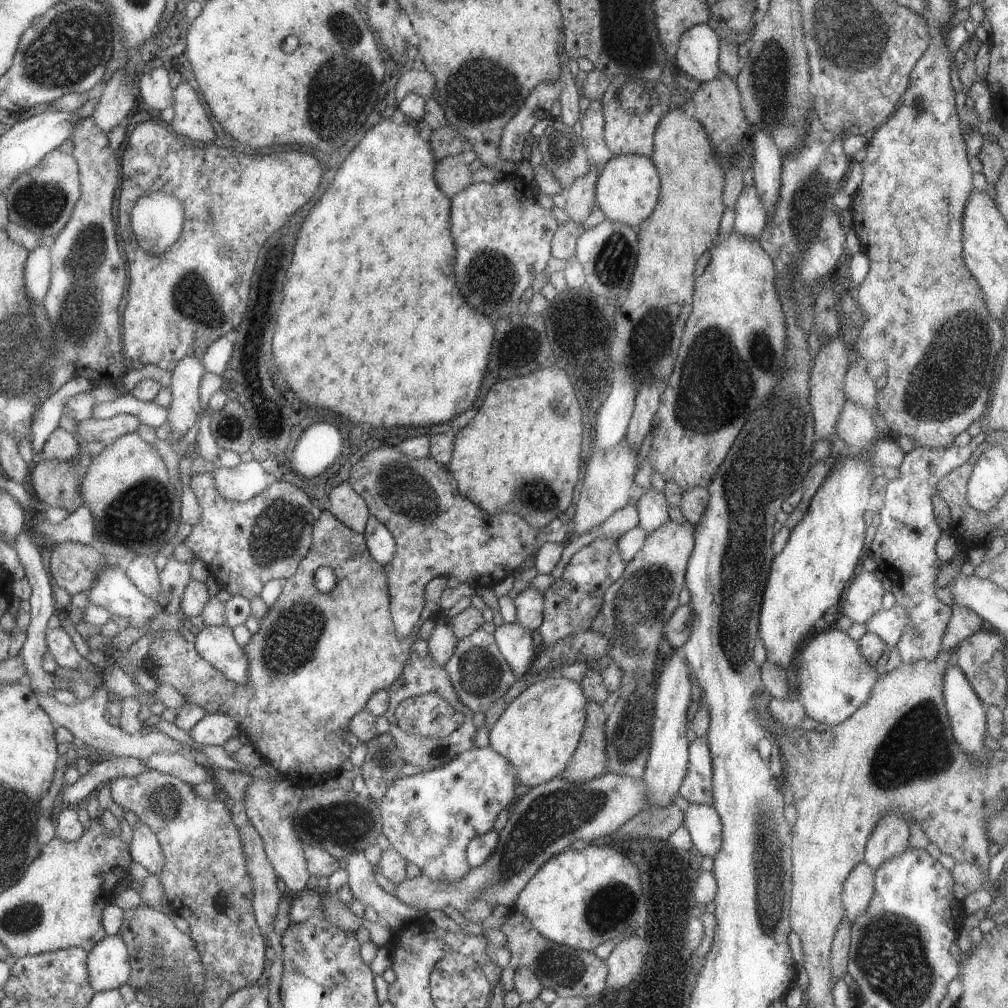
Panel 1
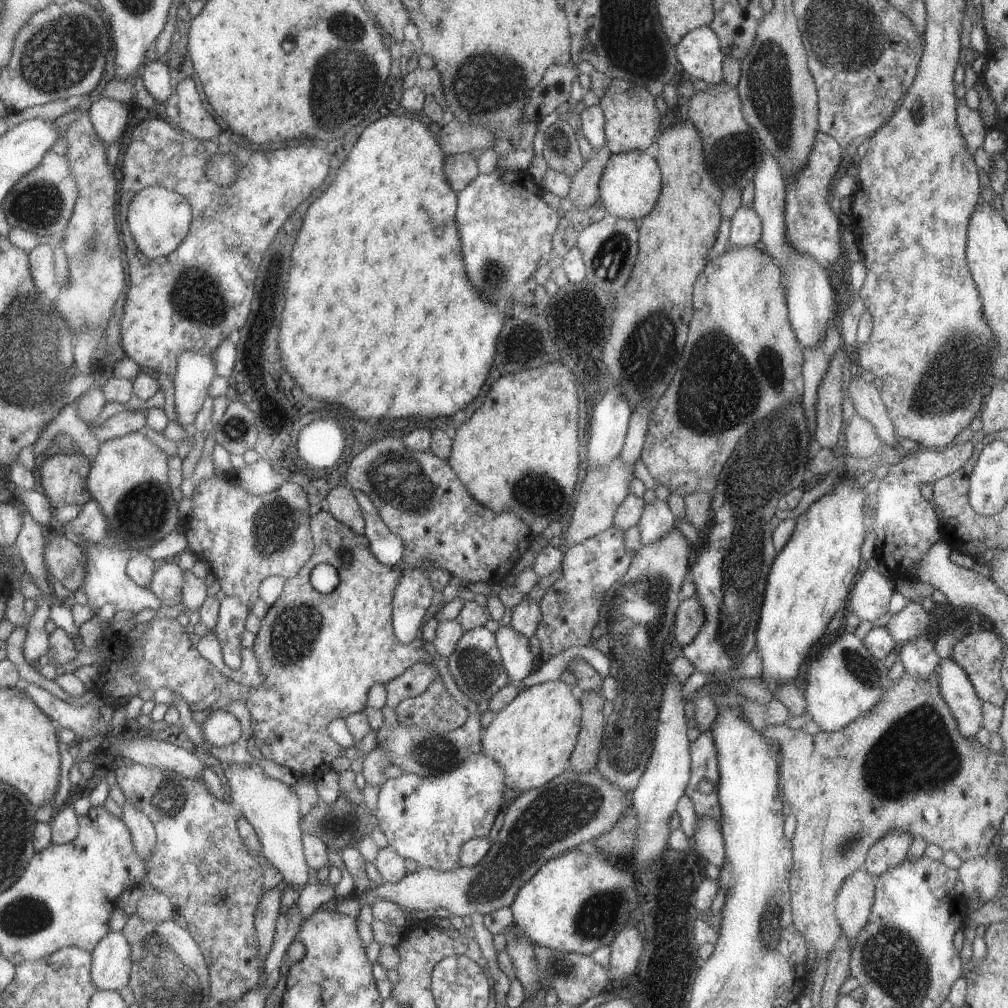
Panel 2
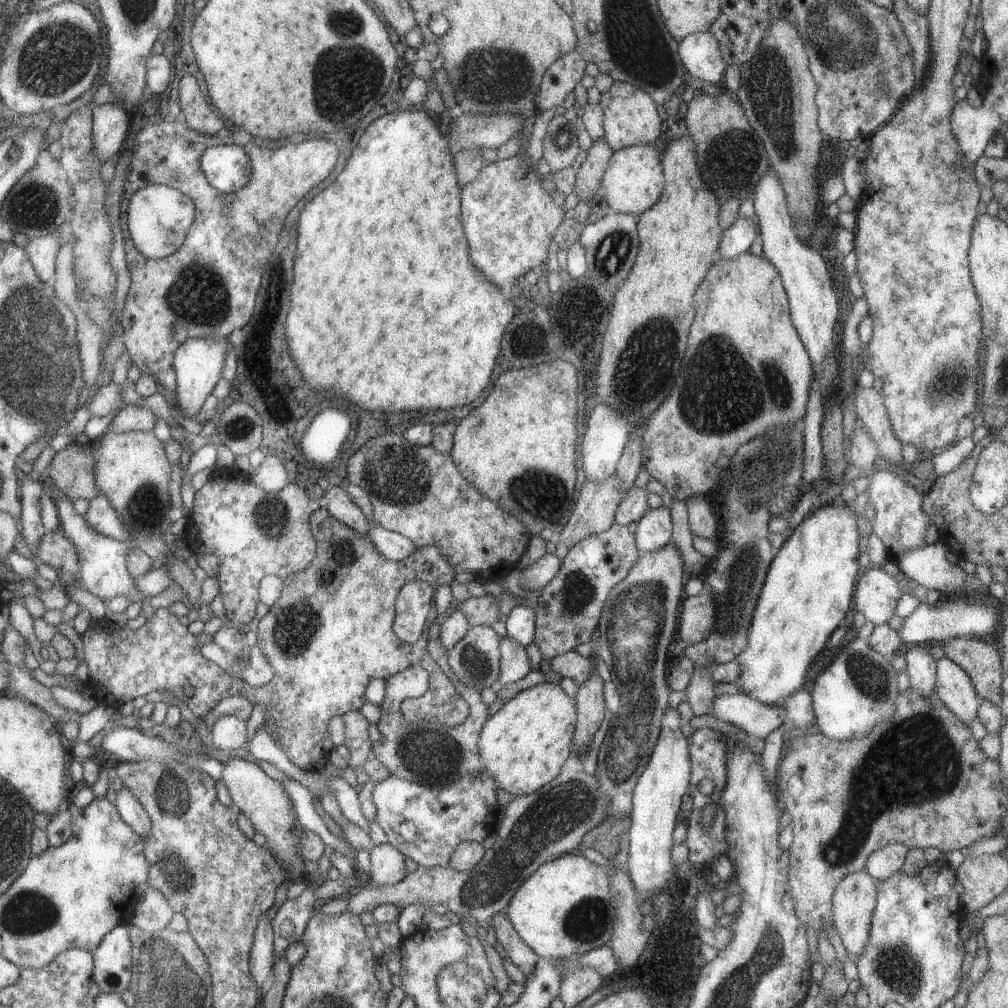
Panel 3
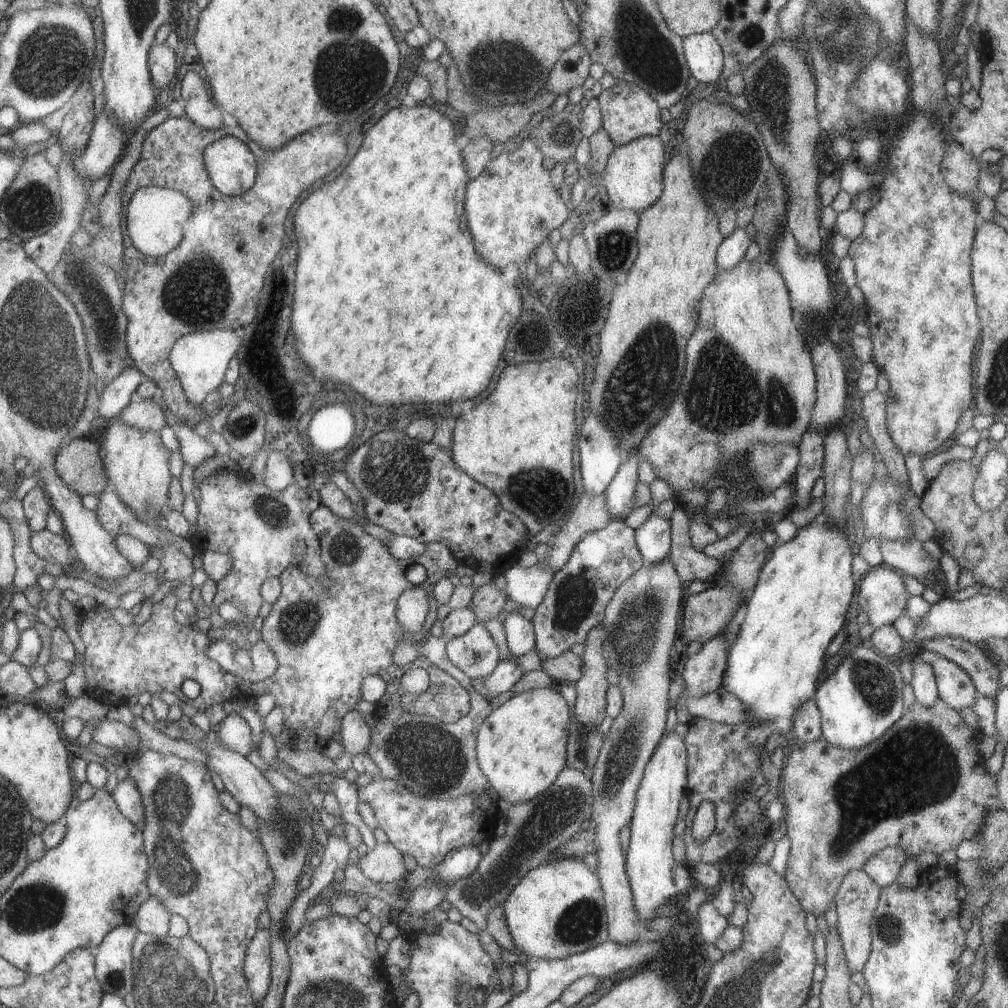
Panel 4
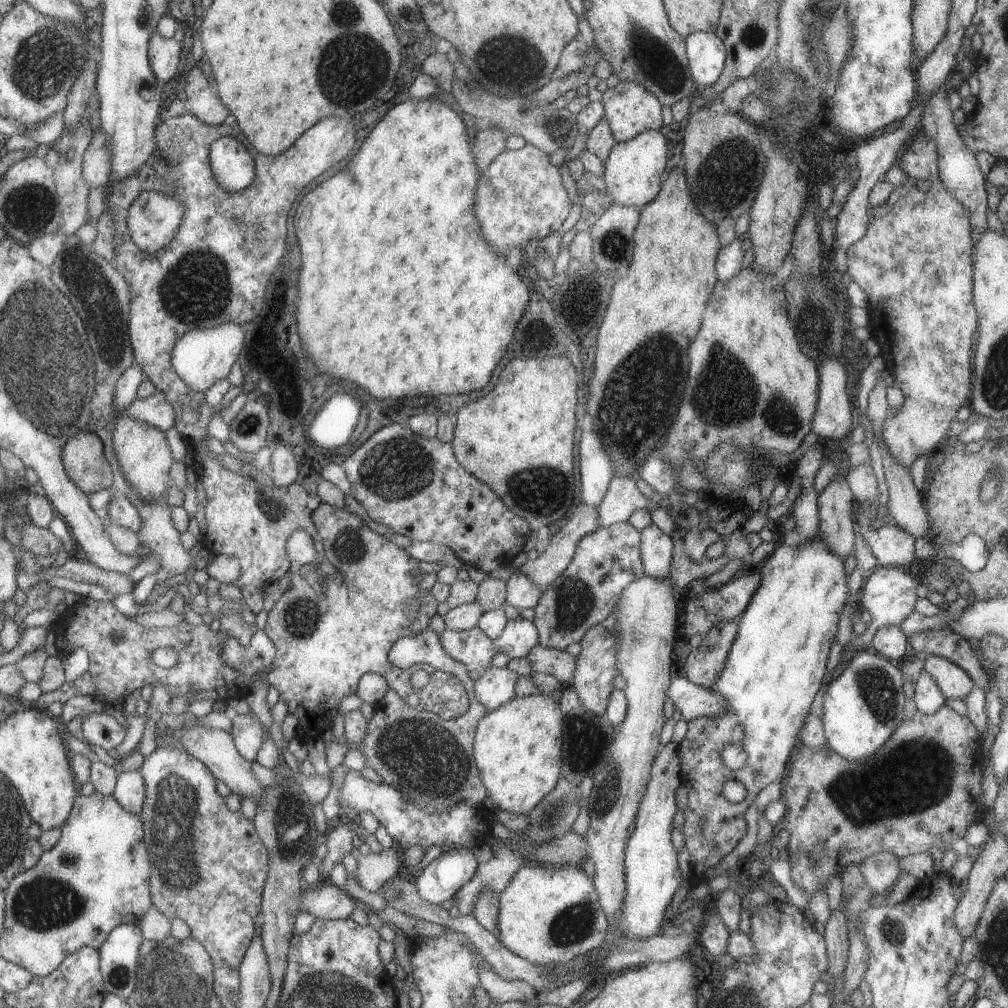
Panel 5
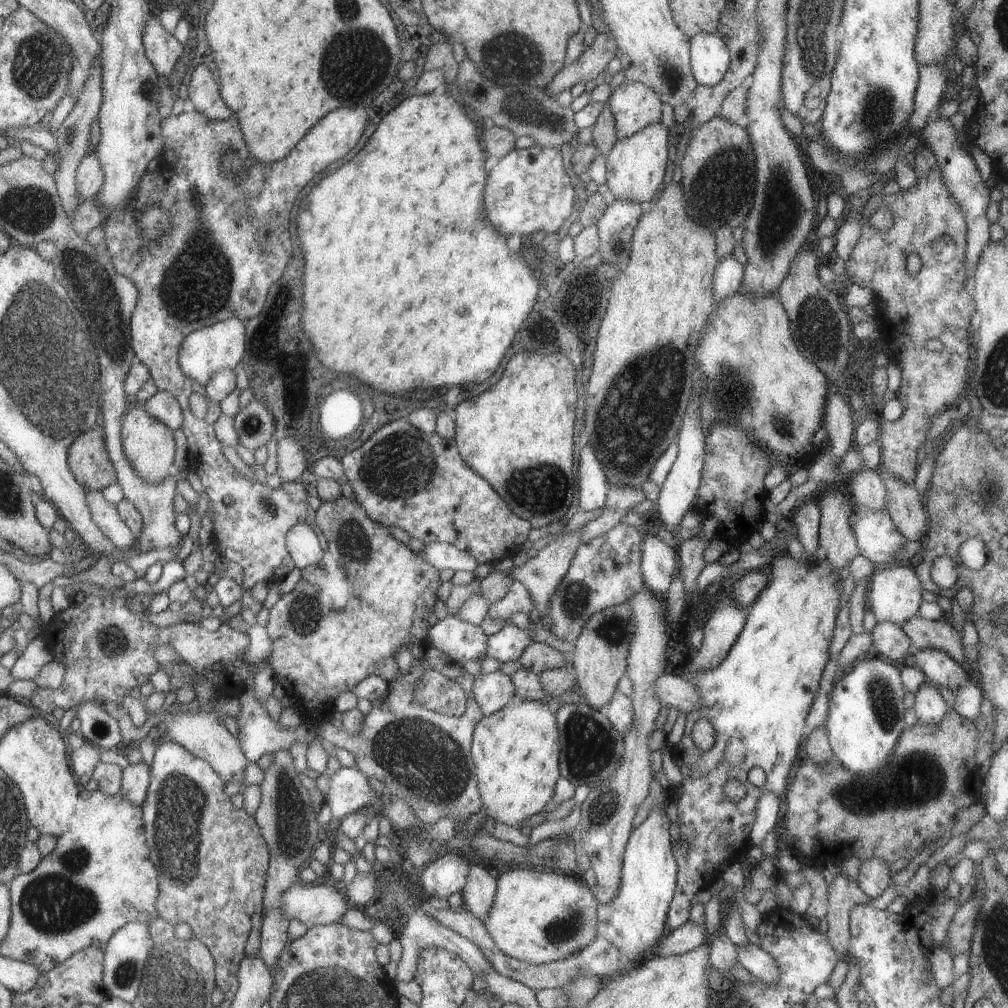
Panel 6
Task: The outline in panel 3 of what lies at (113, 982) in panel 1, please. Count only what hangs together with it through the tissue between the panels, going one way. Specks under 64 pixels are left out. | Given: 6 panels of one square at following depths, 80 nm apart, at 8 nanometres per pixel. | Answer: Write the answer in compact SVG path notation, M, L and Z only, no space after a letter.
M115 924L92 952L92 977L101 993L117 993L131 983L131 943L126 924Z

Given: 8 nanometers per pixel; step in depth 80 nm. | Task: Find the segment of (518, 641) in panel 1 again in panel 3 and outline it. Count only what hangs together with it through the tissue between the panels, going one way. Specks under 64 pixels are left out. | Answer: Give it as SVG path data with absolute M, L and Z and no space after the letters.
M501 635L498 638L500 648L500 669L497 685L517 682L531 669L529 659L525 653L525 647L515 642L509 635Z

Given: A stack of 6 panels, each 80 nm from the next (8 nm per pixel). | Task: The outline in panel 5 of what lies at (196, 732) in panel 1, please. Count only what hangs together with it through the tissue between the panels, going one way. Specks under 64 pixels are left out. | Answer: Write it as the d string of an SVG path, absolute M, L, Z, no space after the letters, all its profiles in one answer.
M237 714L231 720L229 736L237 752L249 762L256 760L256 750L266 735L261 728L257 718L248 718L246 715Z

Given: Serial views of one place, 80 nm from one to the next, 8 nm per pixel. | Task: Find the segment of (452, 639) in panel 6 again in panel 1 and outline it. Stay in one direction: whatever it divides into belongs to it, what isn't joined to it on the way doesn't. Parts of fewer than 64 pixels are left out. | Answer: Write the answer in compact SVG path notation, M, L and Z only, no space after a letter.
M481 627L456 642L444 669L454 688L455 696L458 696L457 700L473 714L486 711L496 700L501 699L515 682L515 673L510 670L495 646L492 633L485 632Z

